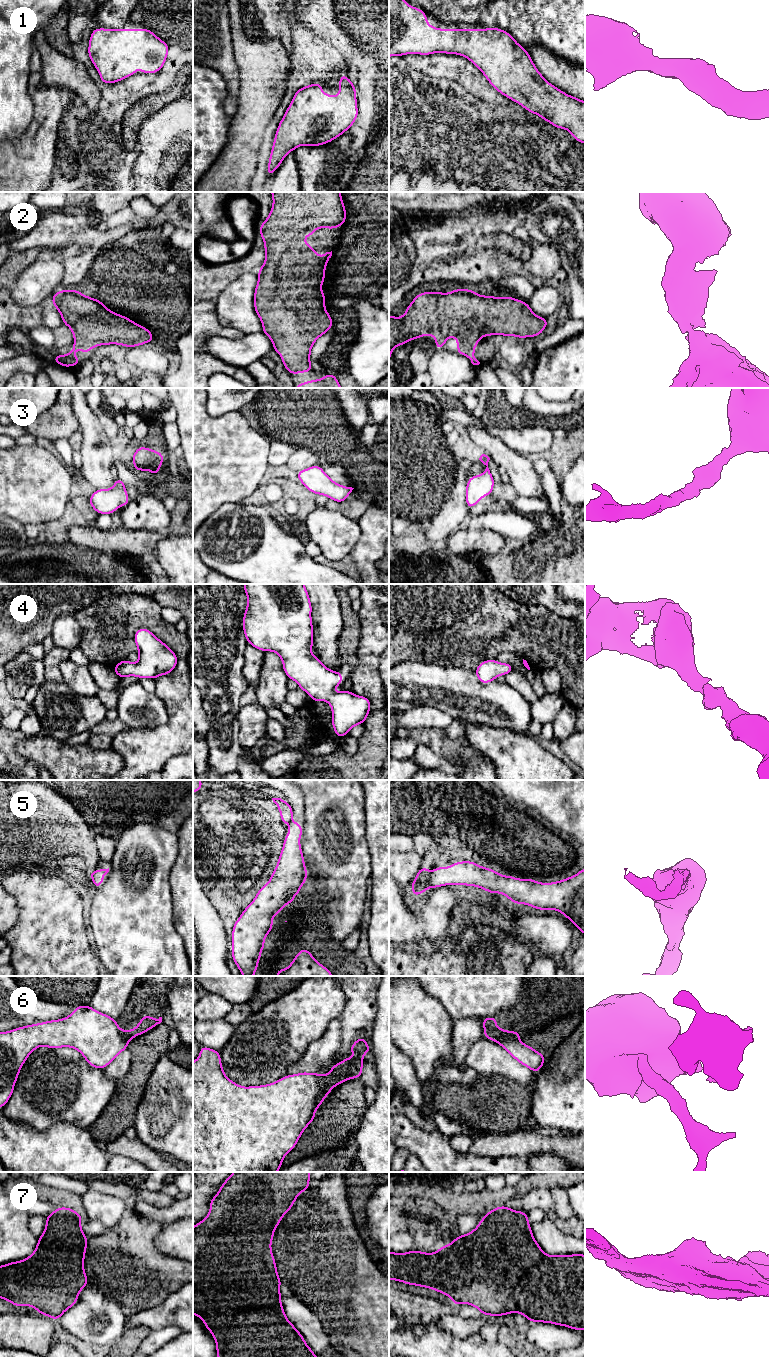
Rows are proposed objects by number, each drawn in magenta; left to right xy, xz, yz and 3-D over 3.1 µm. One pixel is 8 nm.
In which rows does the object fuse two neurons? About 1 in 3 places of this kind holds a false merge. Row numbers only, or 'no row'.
5, 6

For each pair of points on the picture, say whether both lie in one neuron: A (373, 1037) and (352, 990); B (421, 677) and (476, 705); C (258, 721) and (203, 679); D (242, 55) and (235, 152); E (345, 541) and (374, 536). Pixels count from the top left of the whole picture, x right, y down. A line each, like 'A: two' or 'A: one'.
A: two
B: one
C: two
D: one
E: two

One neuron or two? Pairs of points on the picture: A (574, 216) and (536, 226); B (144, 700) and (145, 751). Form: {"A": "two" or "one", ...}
{"A": "one", "B": "two"}

